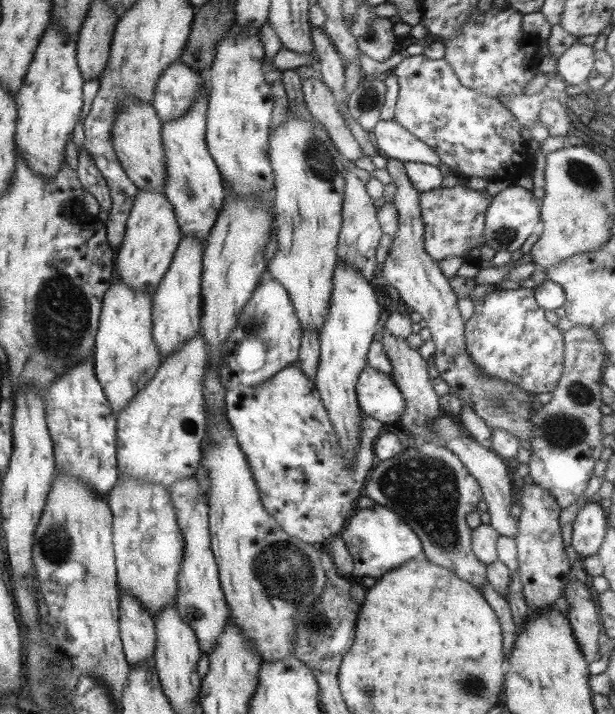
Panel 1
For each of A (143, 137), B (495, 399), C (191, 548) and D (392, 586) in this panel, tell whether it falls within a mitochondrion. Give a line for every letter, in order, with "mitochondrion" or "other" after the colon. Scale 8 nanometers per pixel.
A: other
B: mitochondrion
C: other
D: other

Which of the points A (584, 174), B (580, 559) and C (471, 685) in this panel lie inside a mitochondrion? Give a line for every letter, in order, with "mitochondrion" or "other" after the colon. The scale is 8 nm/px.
A: mitochondrion
B: other
C: mitochondrion

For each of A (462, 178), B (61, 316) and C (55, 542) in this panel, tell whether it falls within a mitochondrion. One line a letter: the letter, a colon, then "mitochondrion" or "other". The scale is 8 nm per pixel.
A: other
B: mitochondrion
C: mitochondrion

